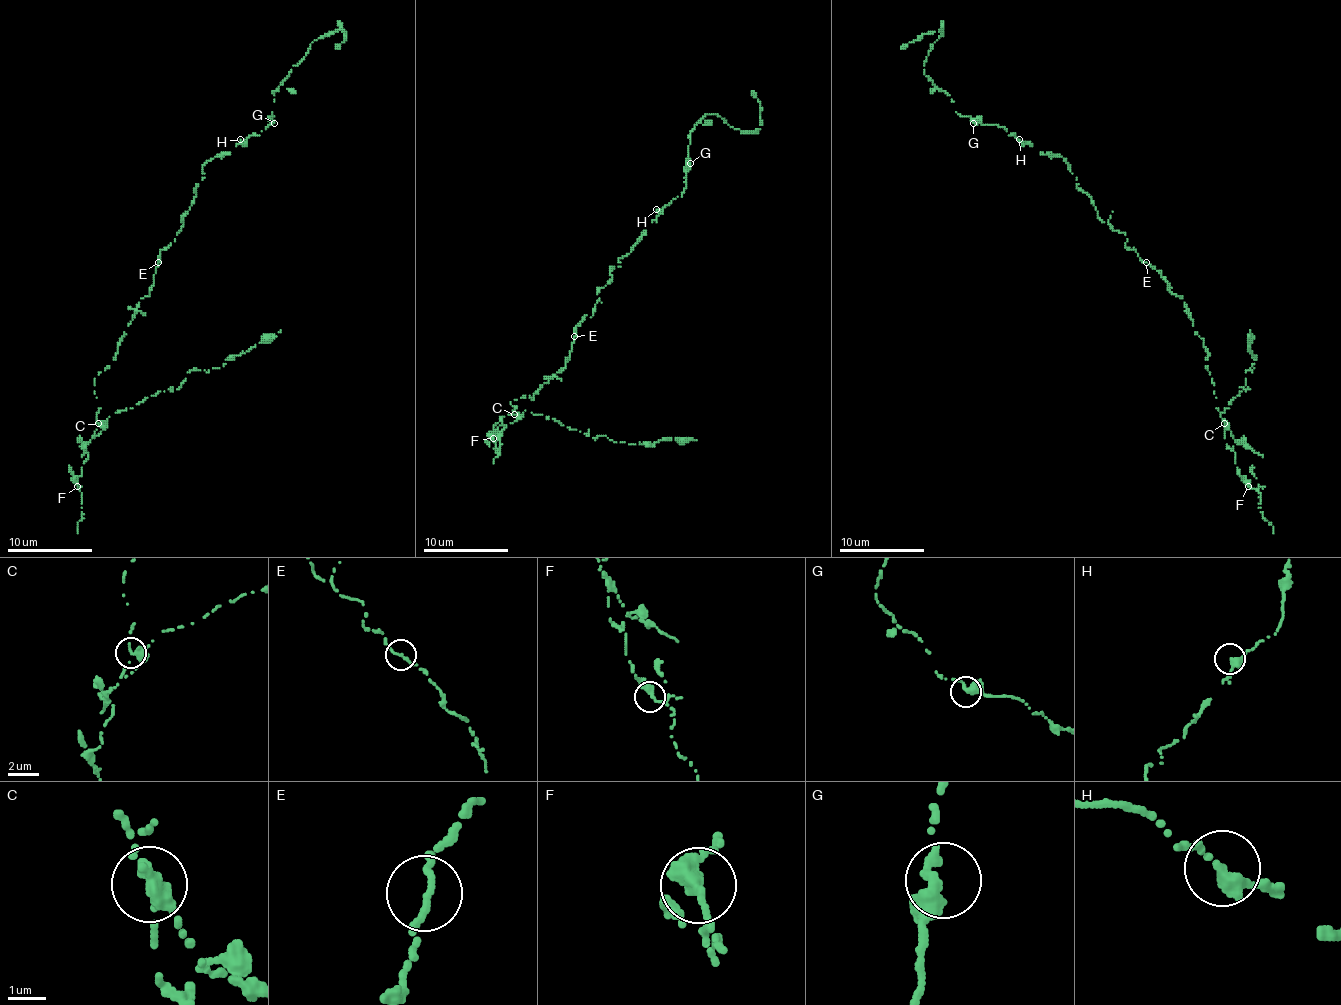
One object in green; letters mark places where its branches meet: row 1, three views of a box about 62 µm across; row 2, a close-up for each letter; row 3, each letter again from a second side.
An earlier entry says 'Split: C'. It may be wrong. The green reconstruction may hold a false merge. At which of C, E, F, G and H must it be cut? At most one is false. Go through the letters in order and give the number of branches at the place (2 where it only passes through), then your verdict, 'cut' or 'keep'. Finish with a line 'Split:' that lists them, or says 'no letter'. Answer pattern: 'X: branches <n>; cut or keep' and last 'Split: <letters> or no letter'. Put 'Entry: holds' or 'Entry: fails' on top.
Entry: holds
C: branches 3; cut
E: branches 2; keep
F: branches 3; keep
G: branches 3; keep
H: branches 2; keep
Split: C

